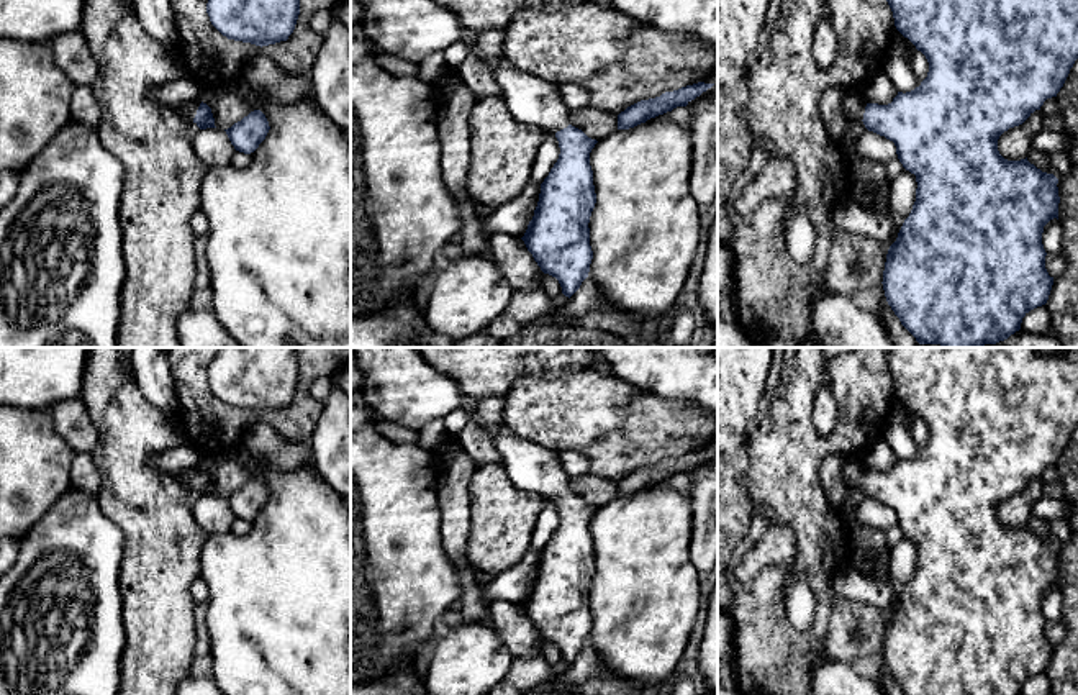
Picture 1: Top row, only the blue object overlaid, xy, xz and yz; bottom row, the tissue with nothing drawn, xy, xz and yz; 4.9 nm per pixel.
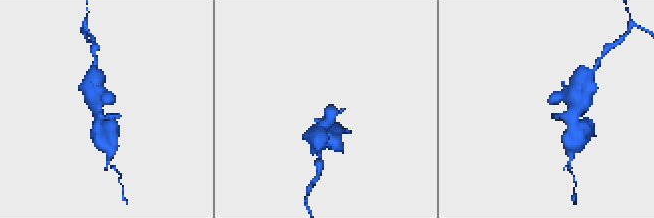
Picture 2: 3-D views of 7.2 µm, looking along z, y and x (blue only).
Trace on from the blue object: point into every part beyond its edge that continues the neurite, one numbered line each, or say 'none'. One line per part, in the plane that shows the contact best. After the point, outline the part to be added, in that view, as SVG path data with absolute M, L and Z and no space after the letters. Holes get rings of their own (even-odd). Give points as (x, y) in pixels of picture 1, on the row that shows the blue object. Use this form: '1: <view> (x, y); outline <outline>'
1: xy (187, 110); outline M192 100L192 102L188 102L188 103L183 103L183 105L180 105L180 107L172 107L172 108L174 108L174 111L175 111L177 115L180 115L183 120L193 121L200 103L202 103L200 100Z

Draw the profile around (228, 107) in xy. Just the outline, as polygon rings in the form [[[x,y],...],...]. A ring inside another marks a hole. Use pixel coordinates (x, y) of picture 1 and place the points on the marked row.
[[[208,89],[203,100],[211,108],[215,126],[228,129],[251,113],[247,100],[236,90]]]

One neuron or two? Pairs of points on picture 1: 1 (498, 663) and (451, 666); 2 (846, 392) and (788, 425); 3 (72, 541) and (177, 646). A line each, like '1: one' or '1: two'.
1: one
2: one
3: two

